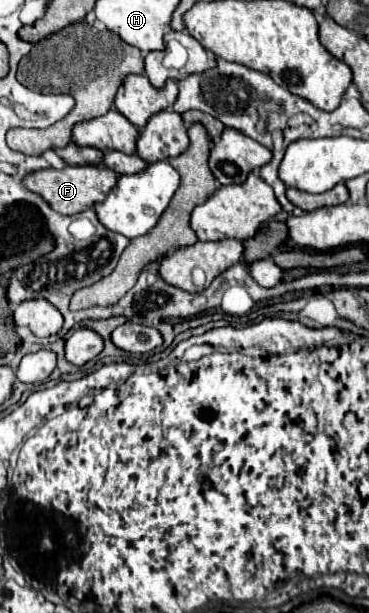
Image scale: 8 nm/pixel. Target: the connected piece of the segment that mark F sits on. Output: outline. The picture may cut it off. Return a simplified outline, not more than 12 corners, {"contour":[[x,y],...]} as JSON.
{"contour":[[106,166],[46,168],[22,184],[58,214],[102,202],[118,180]]}

